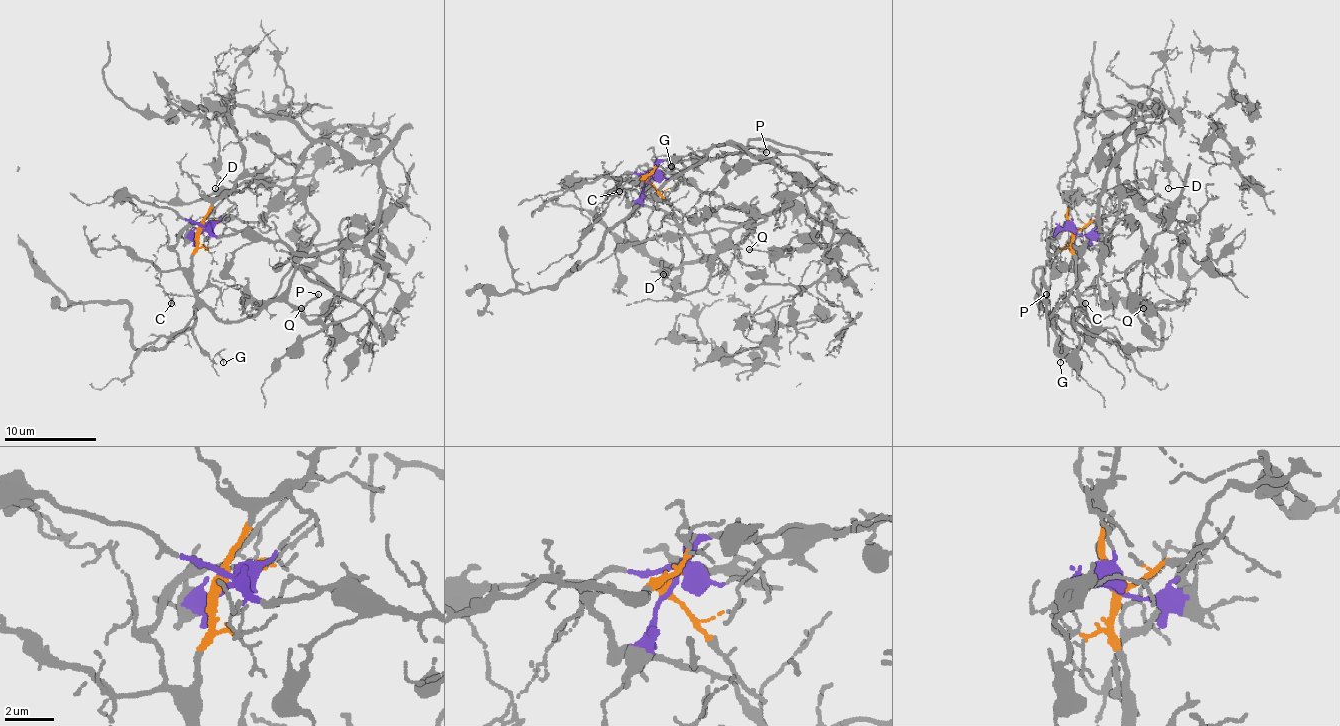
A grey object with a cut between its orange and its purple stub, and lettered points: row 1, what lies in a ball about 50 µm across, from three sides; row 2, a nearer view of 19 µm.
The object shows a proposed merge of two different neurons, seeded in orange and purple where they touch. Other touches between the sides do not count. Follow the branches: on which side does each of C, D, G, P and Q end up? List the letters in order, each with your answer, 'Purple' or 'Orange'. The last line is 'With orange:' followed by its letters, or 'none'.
C: Orange
D: Purple
G: Orange
P: Orange
Q: Purple
With orange: C, G, P

